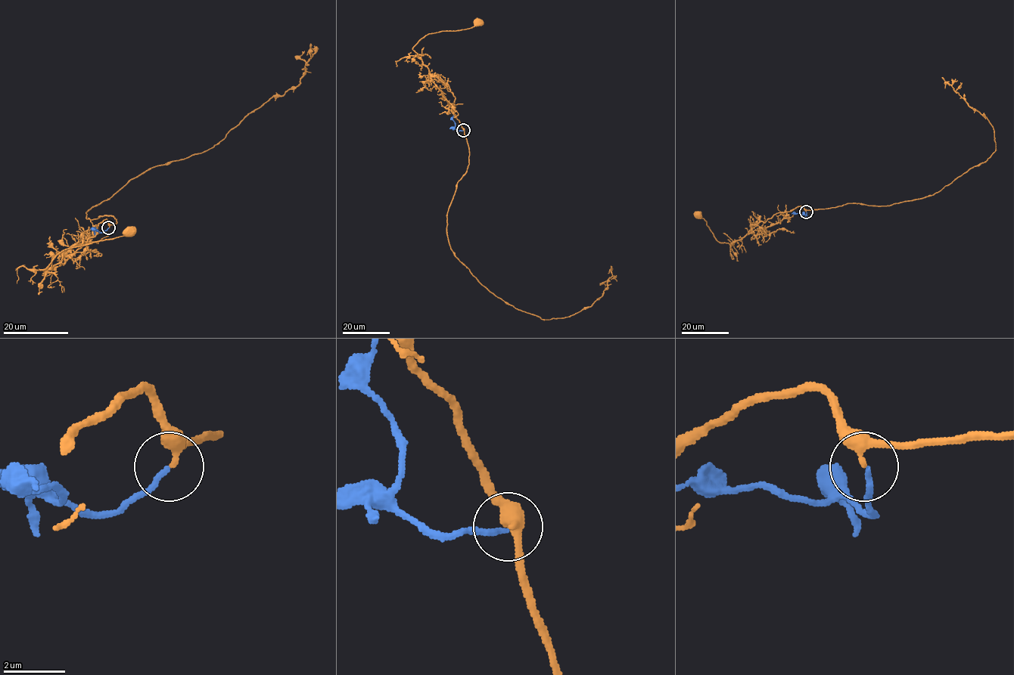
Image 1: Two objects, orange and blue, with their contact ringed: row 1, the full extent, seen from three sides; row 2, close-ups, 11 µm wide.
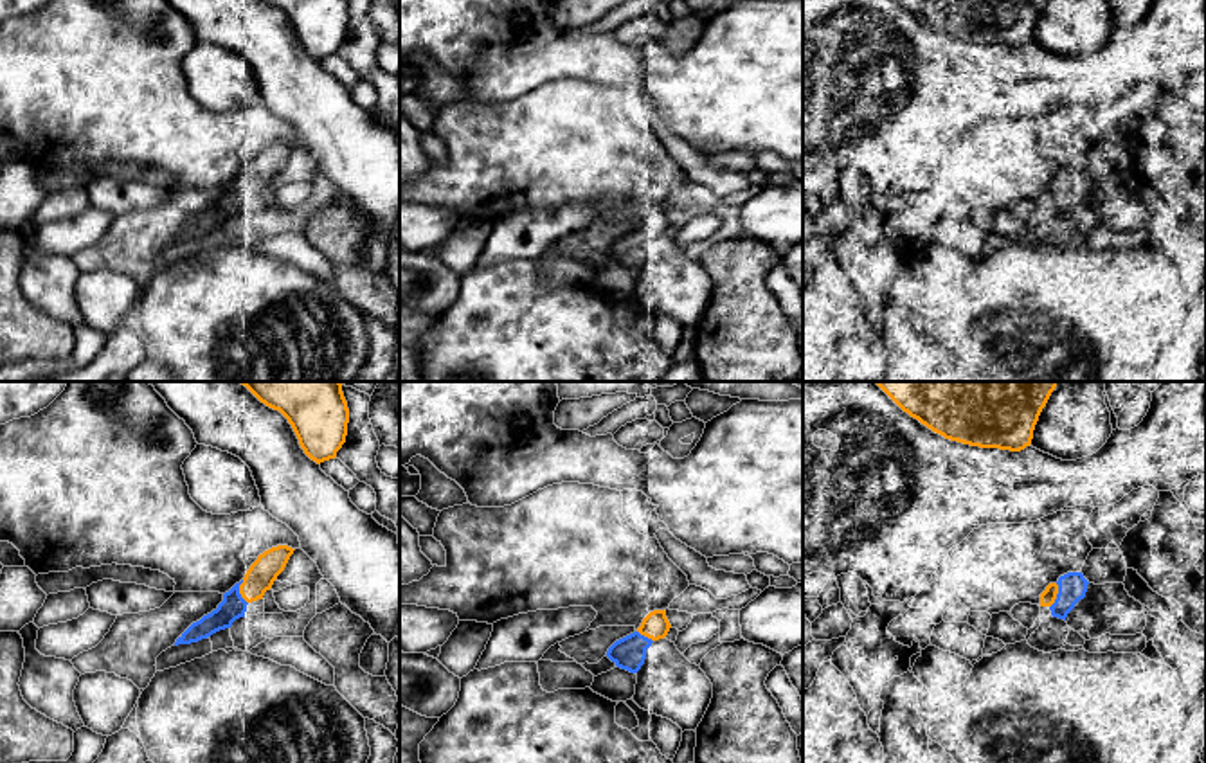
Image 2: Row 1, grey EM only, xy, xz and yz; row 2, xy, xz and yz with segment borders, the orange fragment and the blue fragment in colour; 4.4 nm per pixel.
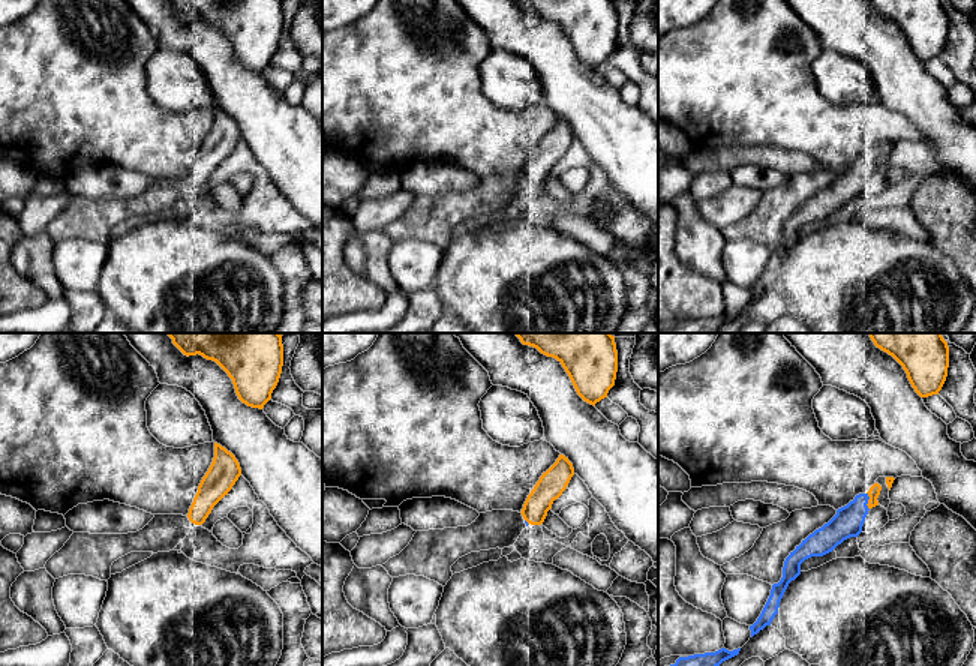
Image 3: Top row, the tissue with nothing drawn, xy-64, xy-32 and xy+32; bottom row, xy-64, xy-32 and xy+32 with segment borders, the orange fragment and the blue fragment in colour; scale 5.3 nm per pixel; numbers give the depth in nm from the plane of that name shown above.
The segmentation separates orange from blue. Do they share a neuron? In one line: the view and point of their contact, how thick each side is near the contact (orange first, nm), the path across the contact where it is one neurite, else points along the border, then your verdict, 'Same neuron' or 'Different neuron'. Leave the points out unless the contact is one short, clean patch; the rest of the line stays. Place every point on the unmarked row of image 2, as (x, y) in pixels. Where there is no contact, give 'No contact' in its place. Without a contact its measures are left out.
Touches orange at xy (240, 189). Thickness 130 nm (orange) against 120 nm. Same neuron

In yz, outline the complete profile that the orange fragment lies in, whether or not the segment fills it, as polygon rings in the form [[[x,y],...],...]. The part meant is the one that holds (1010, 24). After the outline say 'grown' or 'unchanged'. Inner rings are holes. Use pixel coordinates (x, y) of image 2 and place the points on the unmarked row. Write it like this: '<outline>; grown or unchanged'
[[[896,0],[945,36],[1021,49],[1031,41],[1046,0]]]; unchanged

